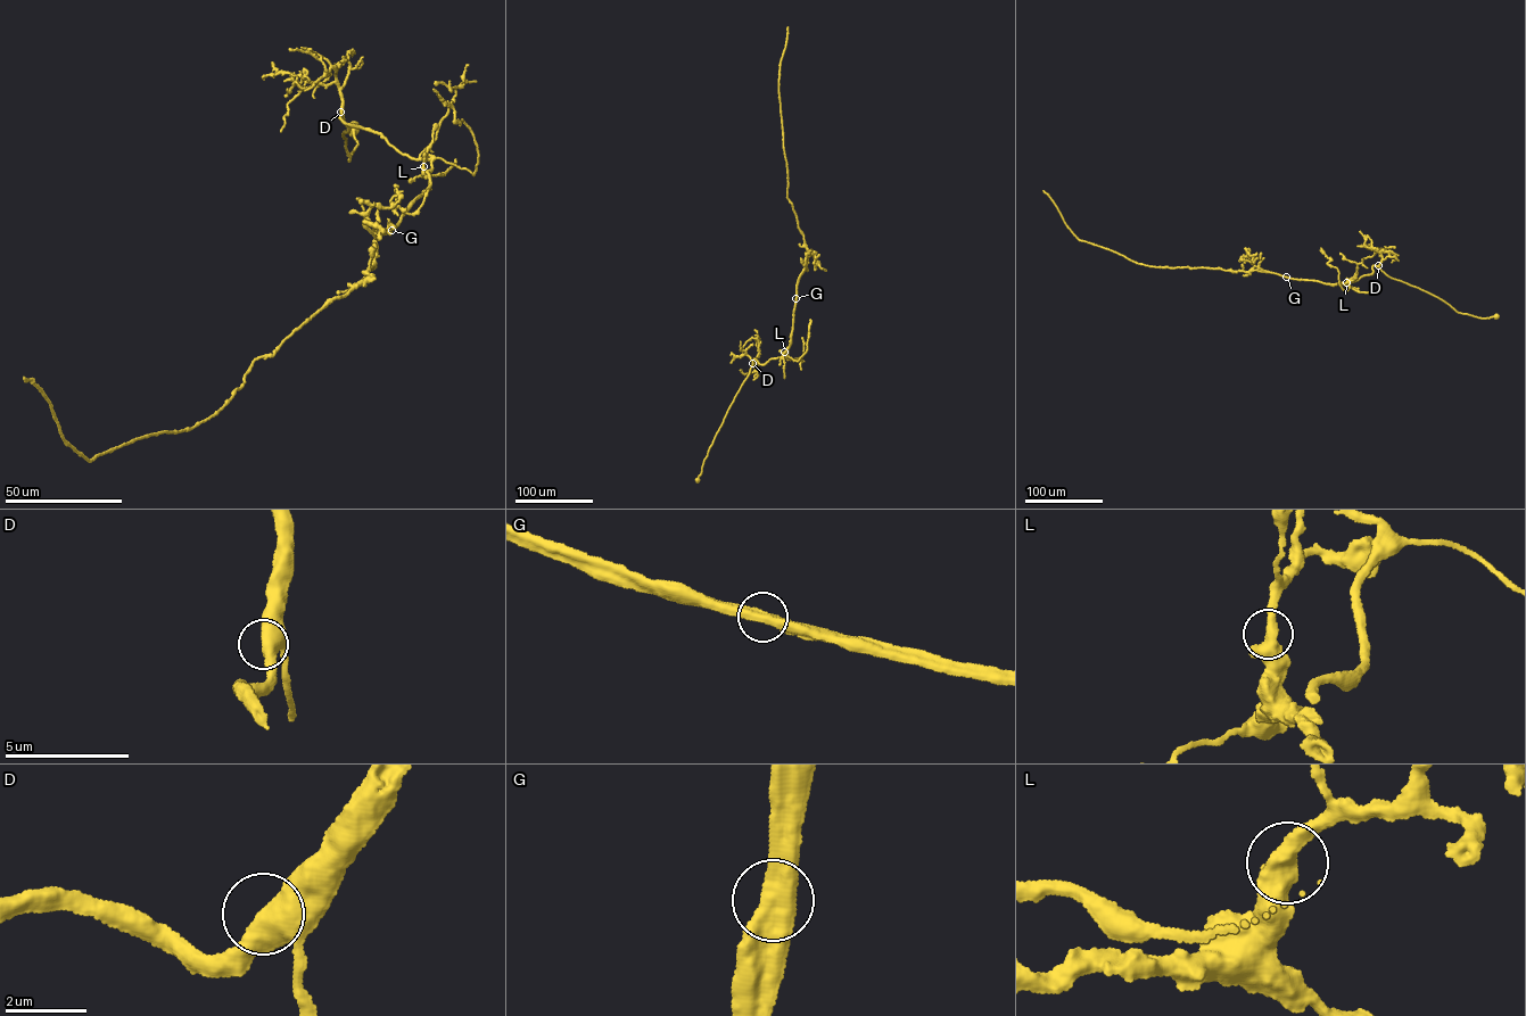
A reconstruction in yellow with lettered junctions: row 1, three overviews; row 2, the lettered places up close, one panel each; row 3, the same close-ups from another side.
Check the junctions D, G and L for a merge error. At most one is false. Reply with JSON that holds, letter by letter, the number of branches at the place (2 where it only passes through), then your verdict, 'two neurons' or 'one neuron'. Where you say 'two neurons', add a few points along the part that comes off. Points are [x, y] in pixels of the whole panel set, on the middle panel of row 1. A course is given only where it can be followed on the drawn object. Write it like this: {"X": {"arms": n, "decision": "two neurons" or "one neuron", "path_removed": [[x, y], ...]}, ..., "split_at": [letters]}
{"D": {"arms": 2, "decision": "one neuron"}, "G": {"arms": 2, "decision": "two neurons", "path_removed": [[797, 298], [797, 285], [808, 250], [788, 198], [778, 81], [788, 27]]}, "L": {"arms": 2, "decision": "one neuron"}, "split_at": ["G"]}

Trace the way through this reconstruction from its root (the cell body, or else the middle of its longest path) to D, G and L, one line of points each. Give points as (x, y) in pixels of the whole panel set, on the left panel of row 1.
D: (352, 131), (357, 143), (348, 160), (346, 139), (341, 137), (348, 127), (340, 112)
G: (352, 131), (348, 160), (341, 113), (402, 154), (434, 156), (429, 186), (392, 230)
L: (352, 131), (357, 143), (348, 160), (341, 113), (341, 121), (377, 132), (402, 154), (434, 156), (423, 166)

